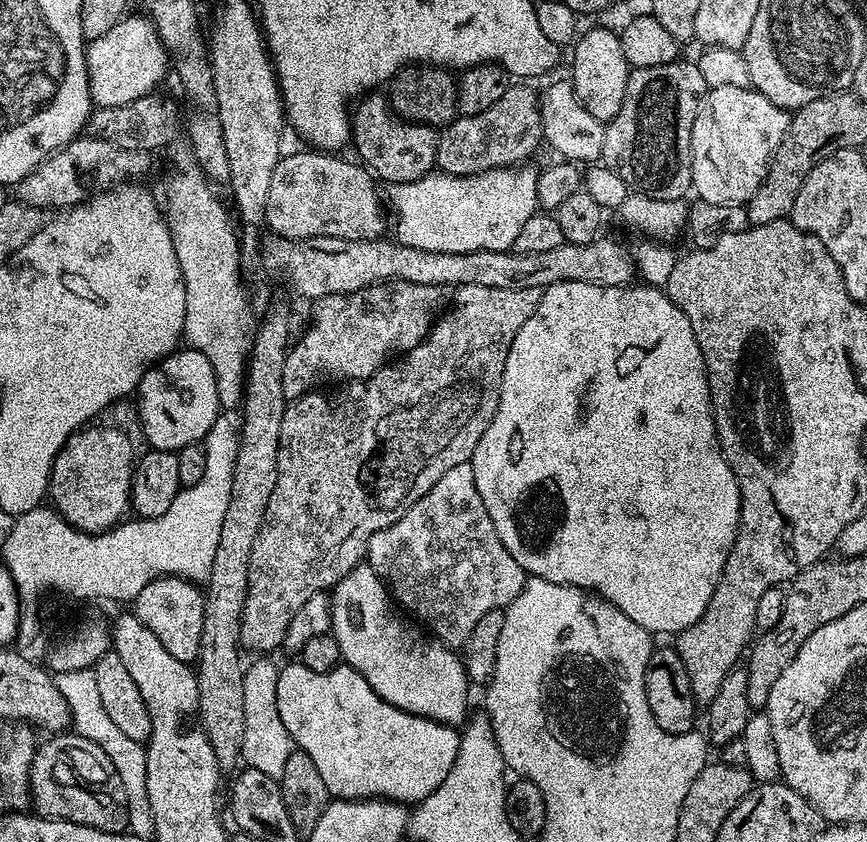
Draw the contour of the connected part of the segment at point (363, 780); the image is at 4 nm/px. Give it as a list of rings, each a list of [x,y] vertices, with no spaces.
[[[299,662],[283,665],[278,678],[278,714],[282,714],[282,722],[286,725],[286,730],[290,730],[293,745],[299,751],[305,752],[310,758],[310,762],[314,762],[314,766],[318,766],[318,774],[322,774],[322,782],[326,782],[329,797],[338,800],[375,800],[379,798],[397,800],[398,803],[405,806],[415,806],[430,794],[434,794],[434,790],[438,790],[438,786],[442,786],[442,780],[446,778],[459,750],[460,732],[453,725],[440,724],[425,716],[415,716],[386,702],[381,696],[374,694],[370,682],[366,682],[366,678],[362,678],[362,674],[358,674],[358,670],[347,666],[335,668],[326,674],[314,674],[314,670],[306,670],[306,666],[302,666]]]

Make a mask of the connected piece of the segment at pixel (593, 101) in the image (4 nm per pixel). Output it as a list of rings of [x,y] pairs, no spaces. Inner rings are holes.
[[[592,28],[575,41],[572,52],[572,73],[570,79],[574,86],[574,94],[578,94],[578,102],[586,106],[586,111],[598,122],[609,124],[622,110],[622,98],[626,98],[626,82],[630,66],[626,62],[626,54],[622,54],[622,42],[615,31],[608,28]]]

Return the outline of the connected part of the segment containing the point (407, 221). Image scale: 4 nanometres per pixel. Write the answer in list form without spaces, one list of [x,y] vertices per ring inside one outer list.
[[[532,166],[495,168],[473,176],[451,176],[433,170],[414,182],[391,185],[386,200],[391,215],[392,212],[396,215],[395,239],[406,246],[438,254],[509,251],[522,225],[538,210],[538,172],[528,167]]]

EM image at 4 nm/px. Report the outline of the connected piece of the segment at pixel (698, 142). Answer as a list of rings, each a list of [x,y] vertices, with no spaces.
[[[718,86],[709,88],[700,100],[698,114],[694,118],[694,126],[690,134],[690,150],[692,151],[692,186],[691,191],[706,202],[715,204],[742,204],[762,186],[772,161],[772,155],[778,150],[782,138],[788,133],[792,117],[789,109],[774,106],[770,98],[749,86]]]

